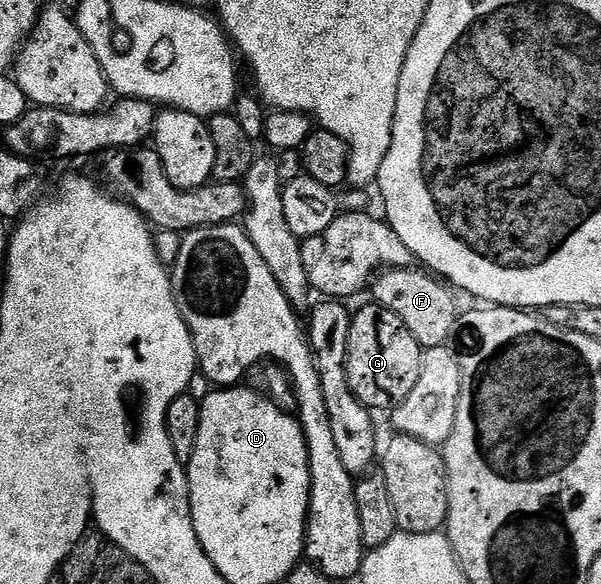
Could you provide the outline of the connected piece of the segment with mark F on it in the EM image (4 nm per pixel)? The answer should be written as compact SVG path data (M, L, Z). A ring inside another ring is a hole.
M386 268L374 278L369 293L375 296L372 297L374 304L393 311L393 315L397 315L397 319L401 319L401 323L409 327L409 335L413 335L413 339L417 339L417 343L423 349L447 345L450 342L451 332L457 329L454 297L456 294L438 276L422 268Z

